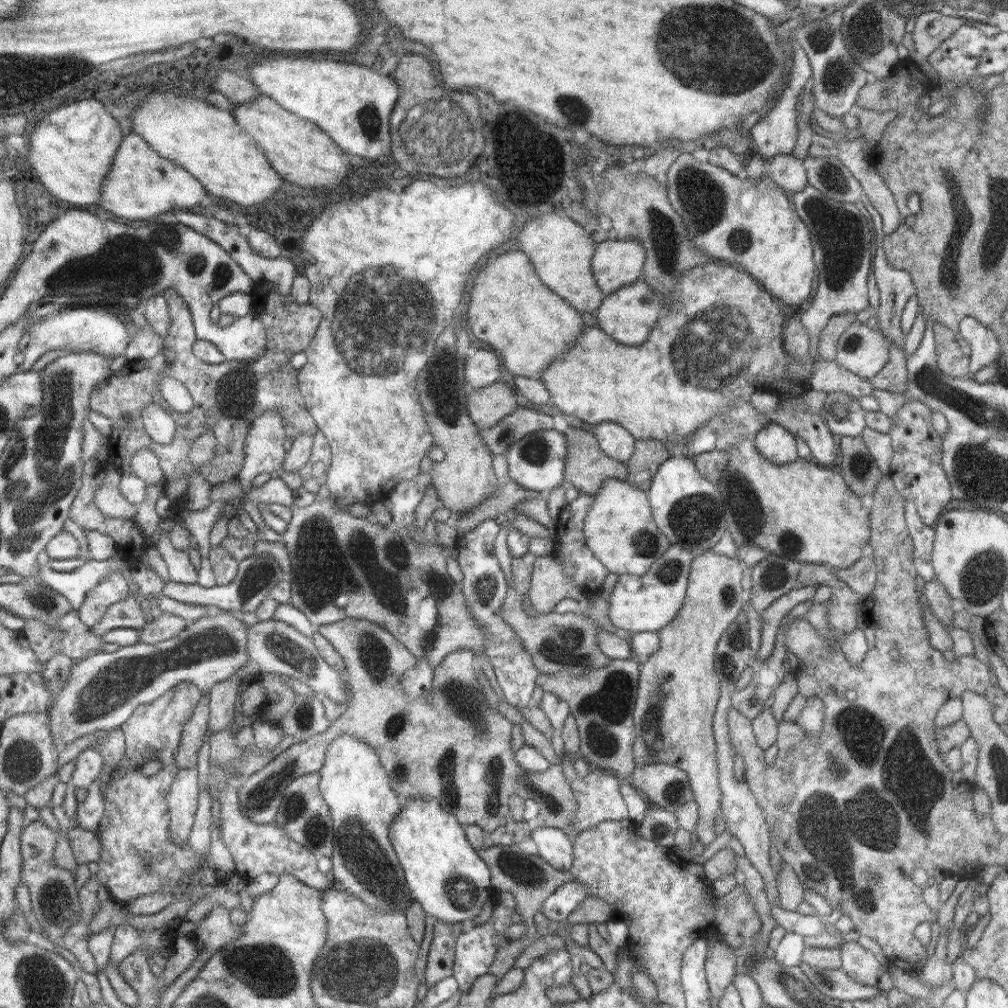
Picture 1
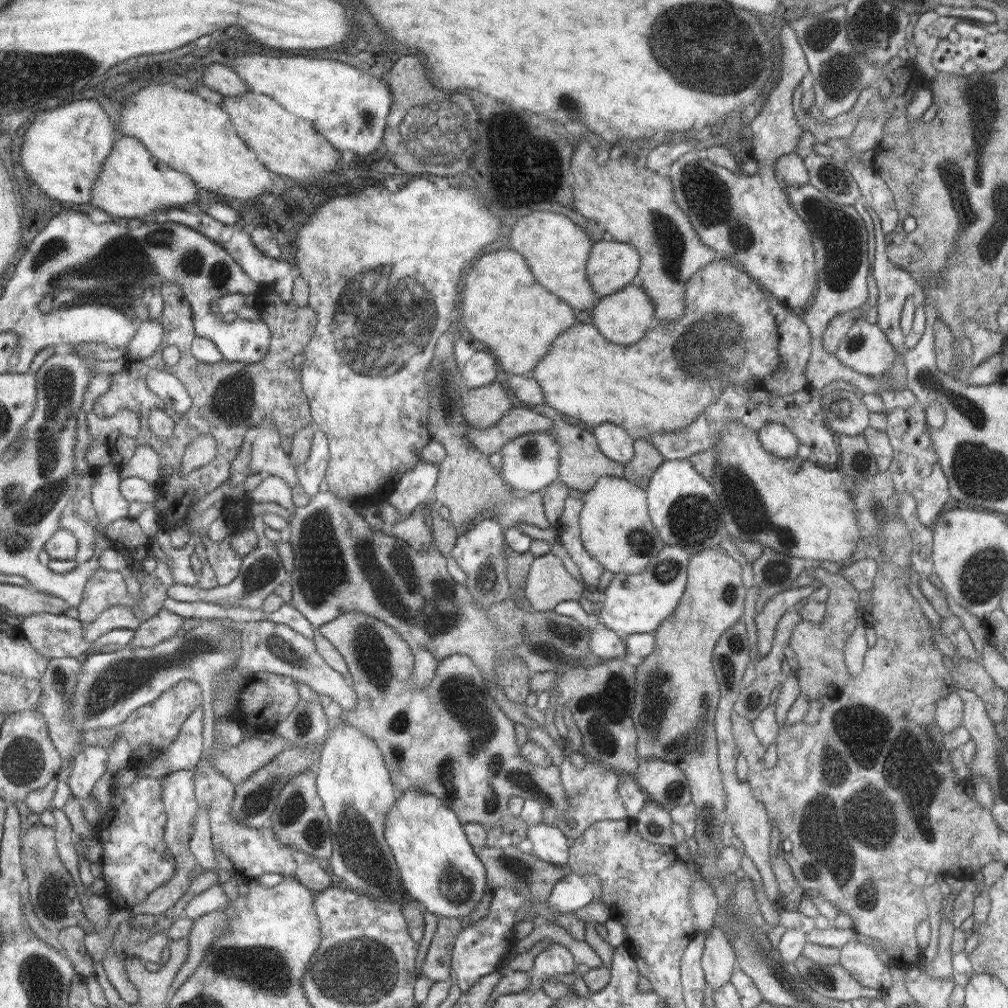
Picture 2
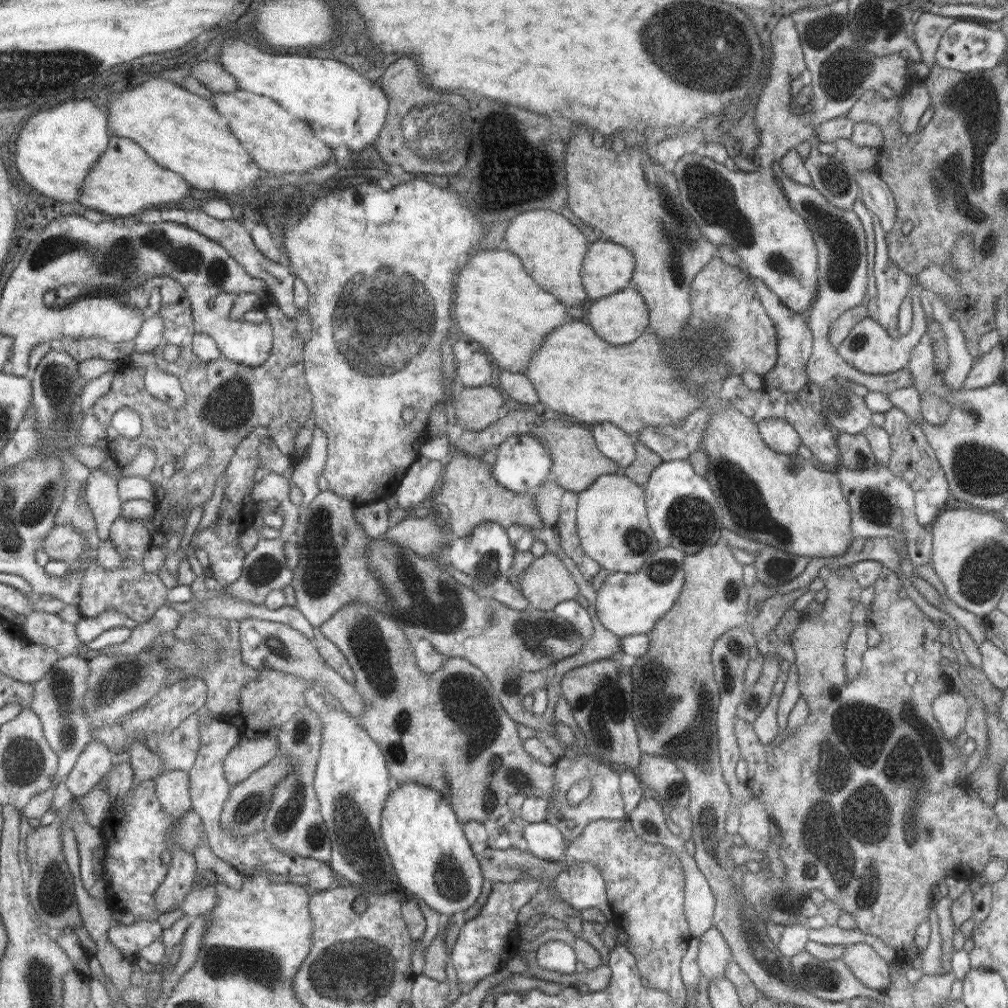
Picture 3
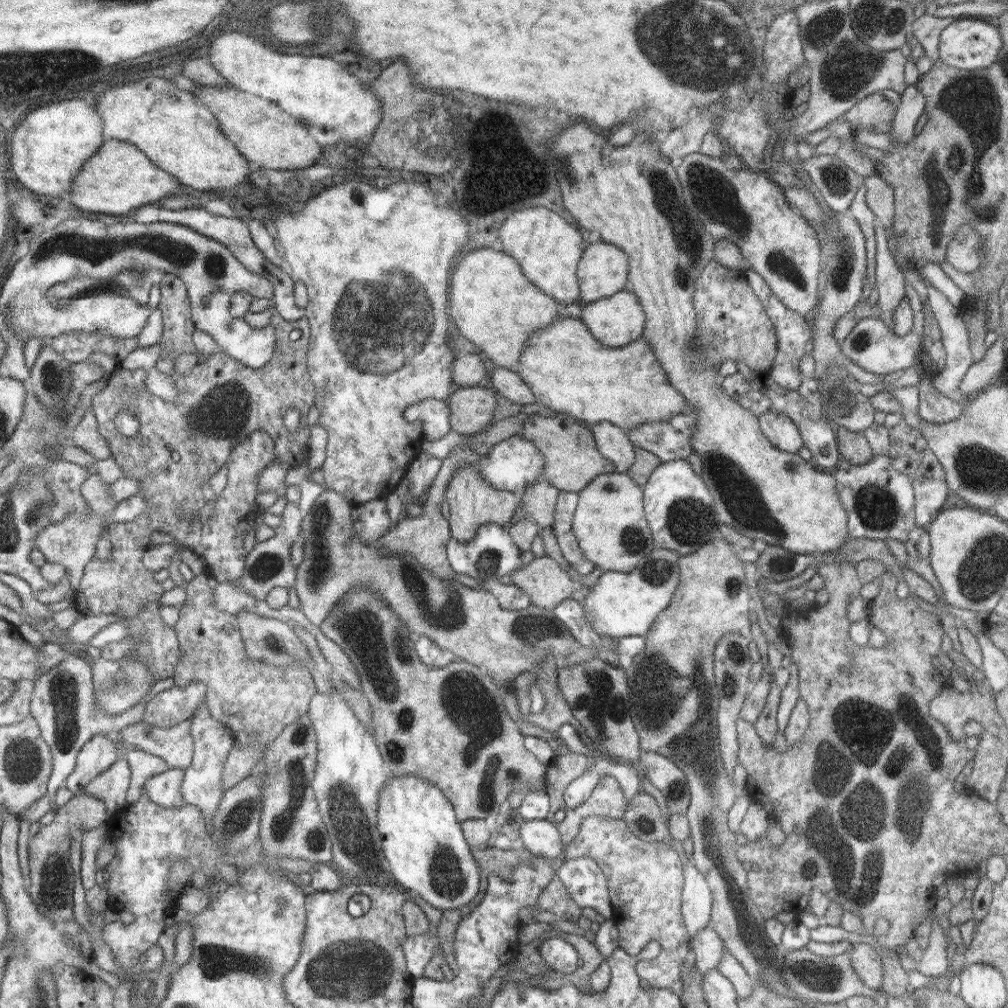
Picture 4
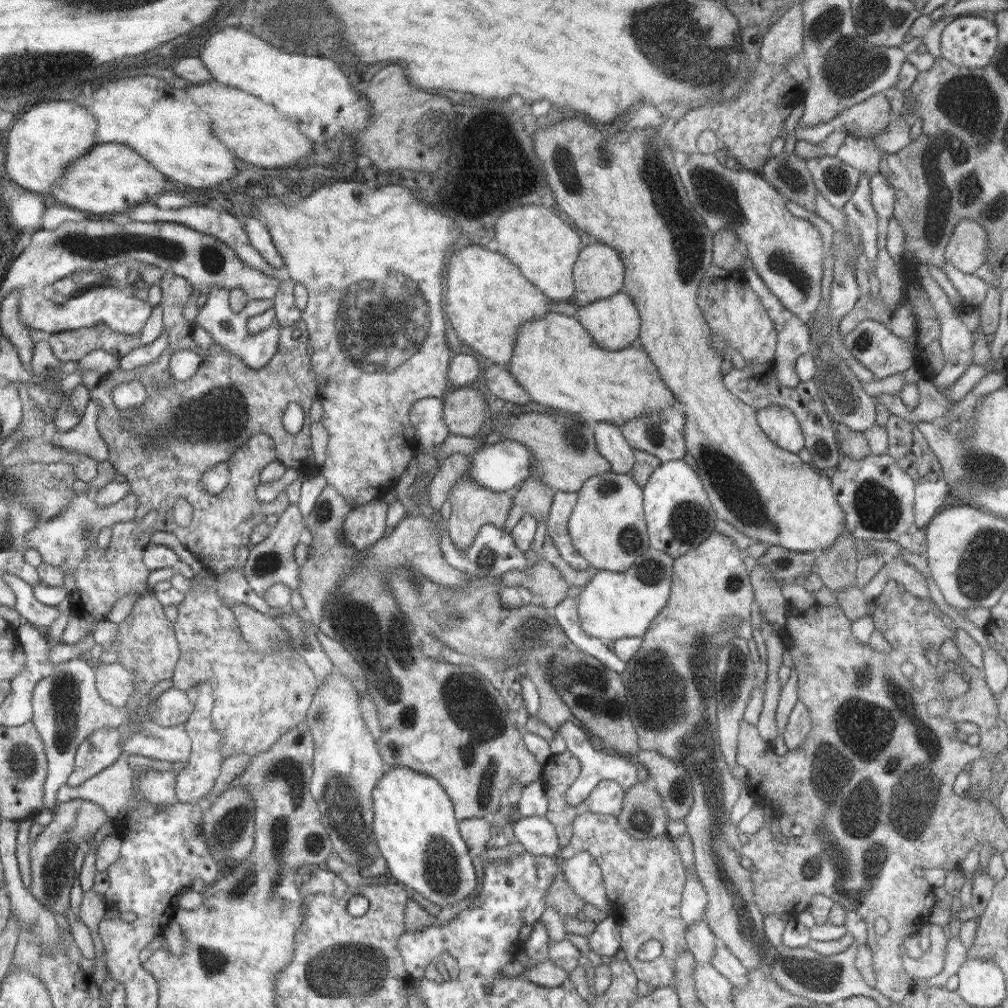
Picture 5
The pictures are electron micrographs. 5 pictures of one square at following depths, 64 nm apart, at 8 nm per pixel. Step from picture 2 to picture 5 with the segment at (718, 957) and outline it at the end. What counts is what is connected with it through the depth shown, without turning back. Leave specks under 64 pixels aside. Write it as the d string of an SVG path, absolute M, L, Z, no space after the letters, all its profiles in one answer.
M697 922L693 926L685 926L685 942L687 950L695 956L697 964L709 964L715 956L717 946L721 946L721 940L709 930L705 922Z

